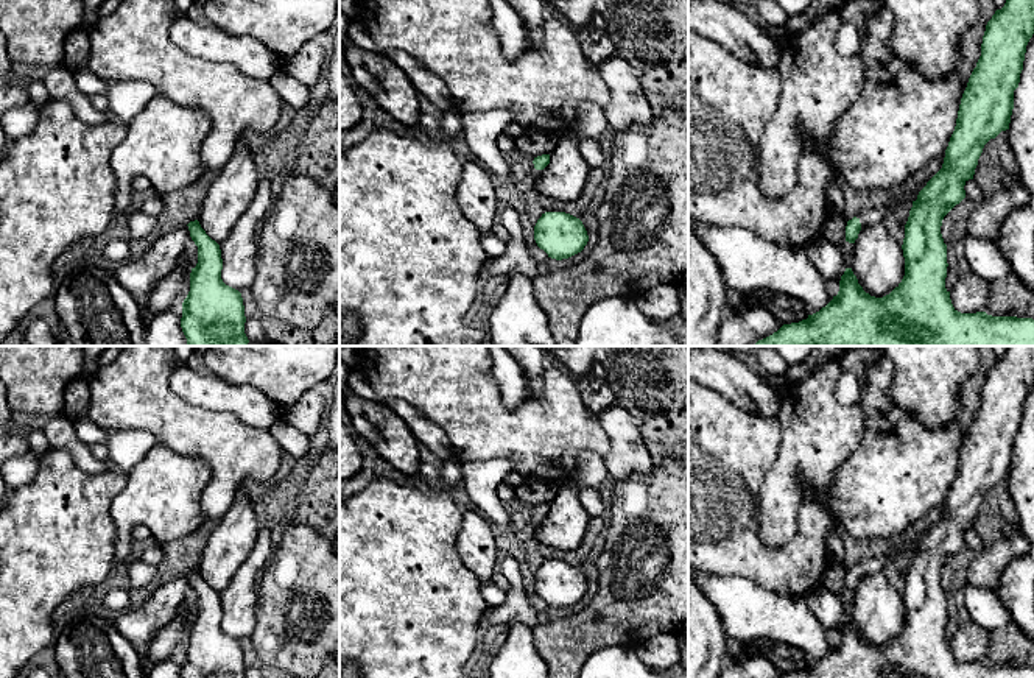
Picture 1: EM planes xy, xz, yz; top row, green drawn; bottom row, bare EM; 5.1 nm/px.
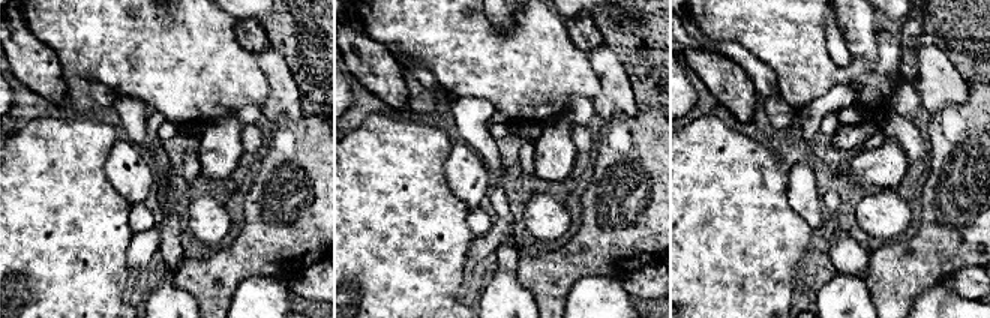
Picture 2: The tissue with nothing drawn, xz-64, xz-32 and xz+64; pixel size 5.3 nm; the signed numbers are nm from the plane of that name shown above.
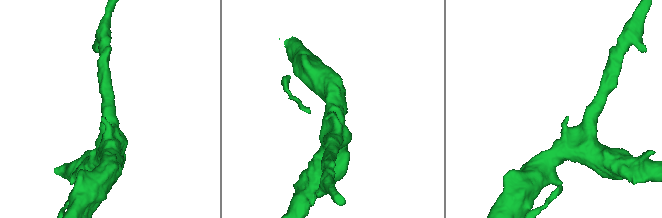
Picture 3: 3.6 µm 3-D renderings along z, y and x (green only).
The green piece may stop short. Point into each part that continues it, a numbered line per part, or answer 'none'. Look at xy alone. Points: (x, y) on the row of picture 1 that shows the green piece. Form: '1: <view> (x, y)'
none

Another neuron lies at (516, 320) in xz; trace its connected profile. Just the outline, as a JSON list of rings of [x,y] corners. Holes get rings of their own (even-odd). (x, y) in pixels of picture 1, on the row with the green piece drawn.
[[[525,274],[509,276],[508,287],[492,299],[487,340],[492,346],[556,346]]]

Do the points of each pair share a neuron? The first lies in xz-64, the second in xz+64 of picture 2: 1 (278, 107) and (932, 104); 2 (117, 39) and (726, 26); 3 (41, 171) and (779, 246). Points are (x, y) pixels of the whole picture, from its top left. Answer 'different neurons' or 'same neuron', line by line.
1: same neuron
2: same neuron
3: same neuron

